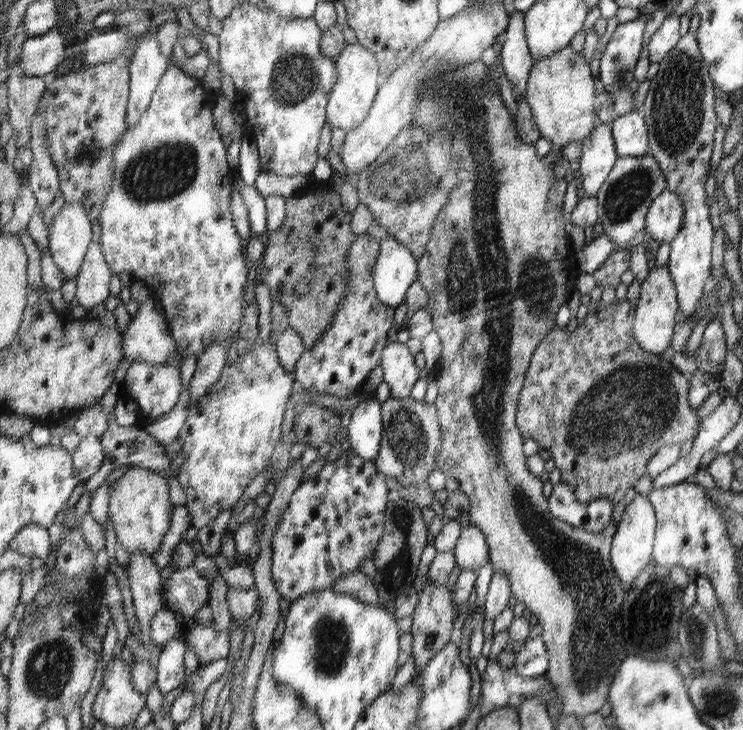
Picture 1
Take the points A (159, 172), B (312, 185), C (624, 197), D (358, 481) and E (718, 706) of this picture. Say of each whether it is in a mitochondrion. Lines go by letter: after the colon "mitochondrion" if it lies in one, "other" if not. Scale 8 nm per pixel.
A: mitochondrion
B: other
C: mitochondrion
D: other
E: mitochondrion

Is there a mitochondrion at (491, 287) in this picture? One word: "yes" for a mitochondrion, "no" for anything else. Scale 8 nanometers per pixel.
yes

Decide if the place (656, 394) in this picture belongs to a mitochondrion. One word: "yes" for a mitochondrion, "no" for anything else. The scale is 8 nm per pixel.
yes

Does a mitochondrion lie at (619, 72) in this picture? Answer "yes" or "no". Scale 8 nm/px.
yes

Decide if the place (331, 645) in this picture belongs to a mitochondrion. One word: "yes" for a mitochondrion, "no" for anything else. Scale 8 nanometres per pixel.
yes

